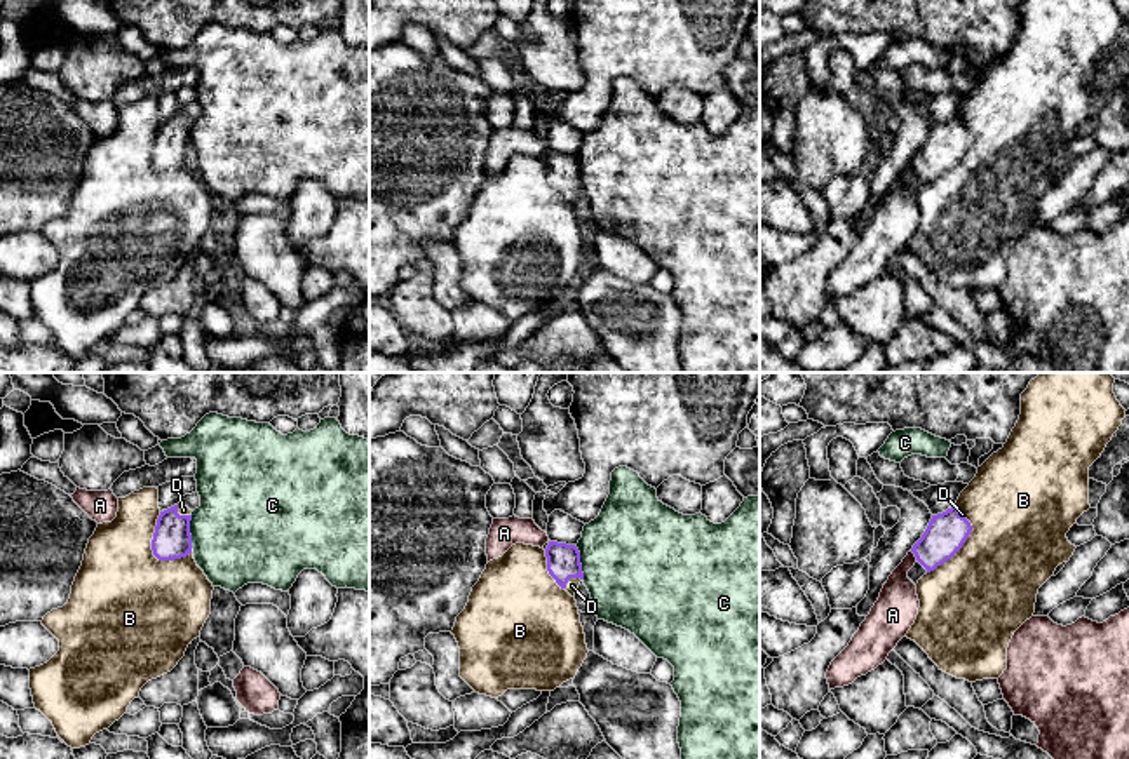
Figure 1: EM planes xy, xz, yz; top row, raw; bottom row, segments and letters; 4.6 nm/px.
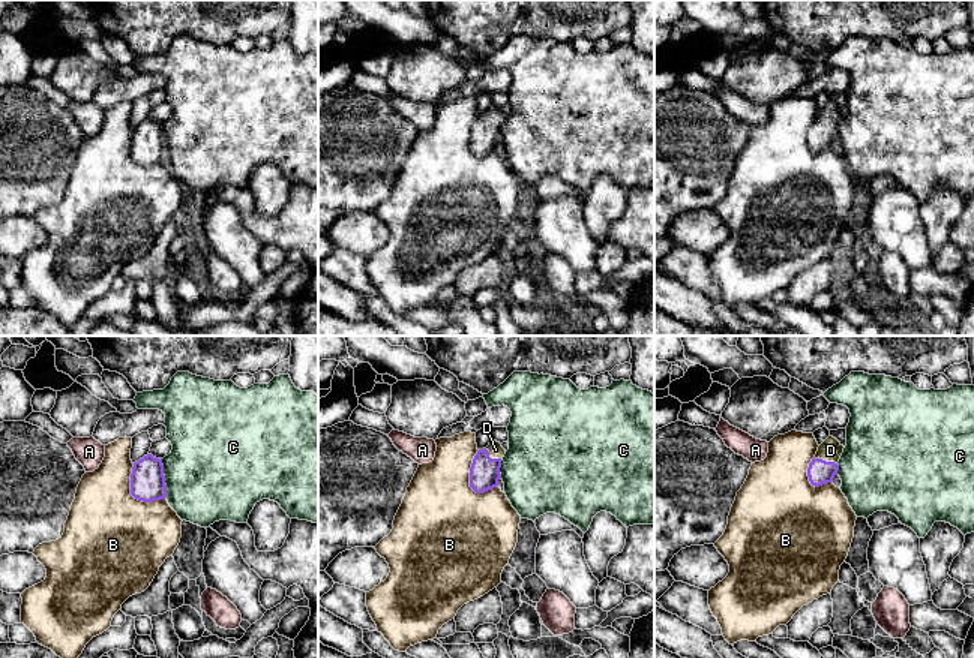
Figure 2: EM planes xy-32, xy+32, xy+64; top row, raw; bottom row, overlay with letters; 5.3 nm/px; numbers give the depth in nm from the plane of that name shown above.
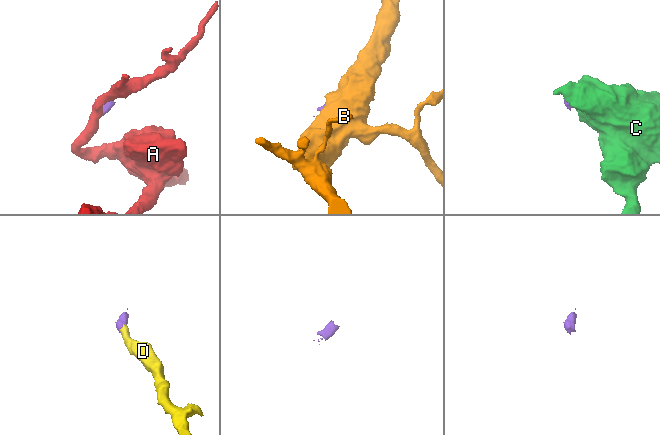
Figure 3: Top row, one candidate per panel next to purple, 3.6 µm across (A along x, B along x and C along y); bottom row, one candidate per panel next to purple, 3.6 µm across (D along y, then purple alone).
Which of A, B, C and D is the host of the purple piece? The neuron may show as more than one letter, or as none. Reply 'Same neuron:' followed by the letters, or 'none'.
Same neuron: D

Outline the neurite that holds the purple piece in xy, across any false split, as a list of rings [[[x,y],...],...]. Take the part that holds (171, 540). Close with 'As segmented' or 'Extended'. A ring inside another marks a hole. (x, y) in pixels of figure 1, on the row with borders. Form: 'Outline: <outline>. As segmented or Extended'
Outline: [[[183,503],[160,512],[152,540],[152,550],[159,561],[174,561],[192,554],[192,512]]]. Extended

